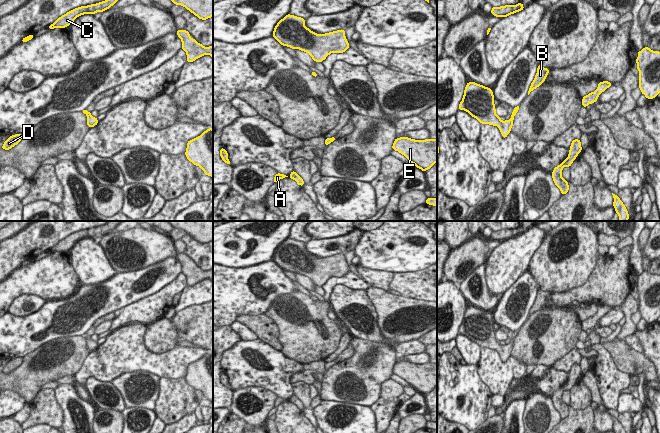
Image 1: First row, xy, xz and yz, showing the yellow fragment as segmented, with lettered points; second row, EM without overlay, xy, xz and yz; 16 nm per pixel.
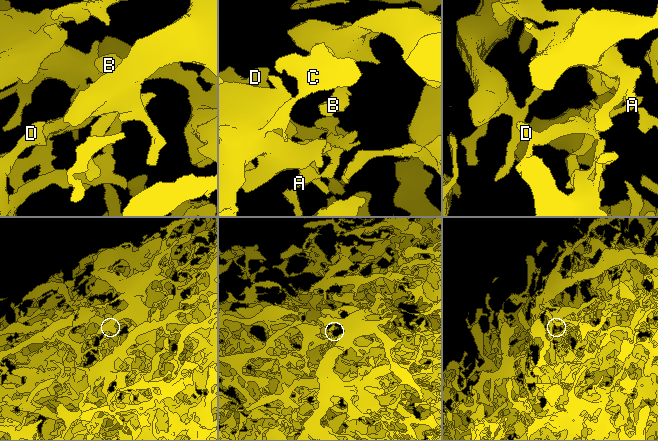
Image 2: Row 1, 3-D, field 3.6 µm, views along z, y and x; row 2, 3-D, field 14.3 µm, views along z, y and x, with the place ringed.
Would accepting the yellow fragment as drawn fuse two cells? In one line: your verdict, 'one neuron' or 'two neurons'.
one neuron

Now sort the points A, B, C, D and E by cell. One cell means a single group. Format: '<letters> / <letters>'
A B C D E

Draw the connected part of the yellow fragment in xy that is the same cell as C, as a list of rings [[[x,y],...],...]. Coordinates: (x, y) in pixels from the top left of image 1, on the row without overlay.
[[[110,221],[107,224],[96,228],[75,232],[59,241],[53,248],[49,249],[48,252],[49,253],[65,252],[71,249],[77,241],[84,238],[95,238],[97,236],[103,236],[111,232],[118,224],[122,222],[124,221]]]

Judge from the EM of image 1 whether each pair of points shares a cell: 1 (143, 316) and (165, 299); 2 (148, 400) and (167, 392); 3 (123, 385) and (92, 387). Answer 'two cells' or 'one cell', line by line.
1: one cell
2: two cells
3: two cells

